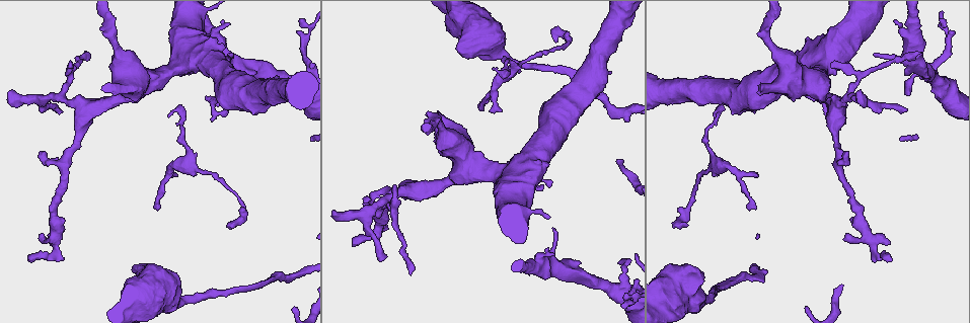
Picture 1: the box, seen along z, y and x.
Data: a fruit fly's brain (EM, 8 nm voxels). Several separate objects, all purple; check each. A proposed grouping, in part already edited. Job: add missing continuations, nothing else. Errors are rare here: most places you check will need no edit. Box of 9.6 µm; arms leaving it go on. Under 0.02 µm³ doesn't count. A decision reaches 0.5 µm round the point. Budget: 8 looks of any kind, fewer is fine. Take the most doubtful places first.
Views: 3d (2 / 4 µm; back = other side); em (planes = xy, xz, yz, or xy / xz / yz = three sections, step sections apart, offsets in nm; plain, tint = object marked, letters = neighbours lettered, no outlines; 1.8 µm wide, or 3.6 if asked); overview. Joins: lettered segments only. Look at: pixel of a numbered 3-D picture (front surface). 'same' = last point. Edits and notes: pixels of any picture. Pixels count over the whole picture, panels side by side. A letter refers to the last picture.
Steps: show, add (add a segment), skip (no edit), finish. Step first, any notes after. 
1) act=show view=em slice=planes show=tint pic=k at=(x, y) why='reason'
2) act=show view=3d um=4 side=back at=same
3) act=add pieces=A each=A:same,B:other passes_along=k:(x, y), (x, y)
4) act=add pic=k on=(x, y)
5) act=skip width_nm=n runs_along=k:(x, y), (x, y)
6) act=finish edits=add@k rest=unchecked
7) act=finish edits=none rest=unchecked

act=show view=3d um=2 pic=1 at=(86, 55) why='an open end'

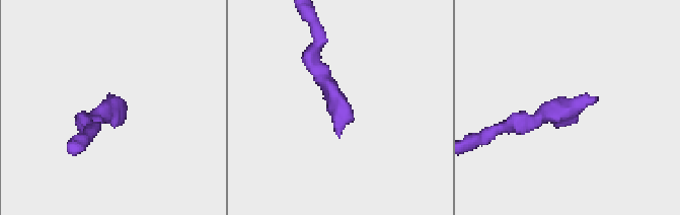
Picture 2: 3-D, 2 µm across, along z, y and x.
act=show view=em slice=xz step=4 show=tint pic=2 at=(108, 99) why='need the tissue'

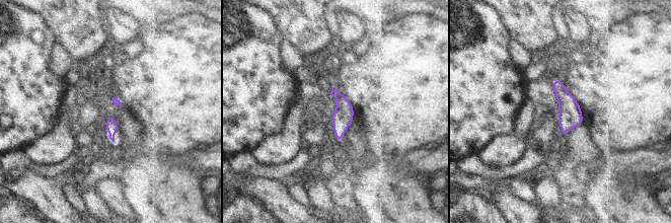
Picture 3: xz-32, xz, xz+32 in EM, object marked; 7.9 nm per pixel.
act=show view=em slice=xy step=16 show=letters at=same

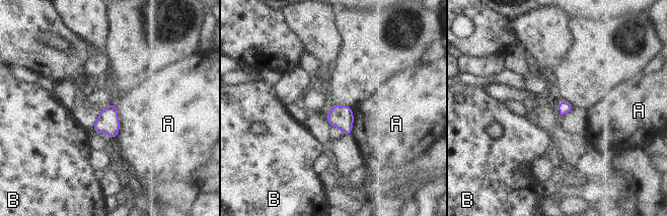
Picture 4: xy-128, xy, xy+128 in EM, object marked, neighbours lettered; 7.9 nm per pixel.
act=skip longest_contact=A:280nm each=A:other,B:other border=4:(113, 103), (119, 122), (116, 138) found='no lettered segment goes on from it'

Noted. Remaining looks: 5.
act=show view=em slice=planes show=letters pic=1 at=(555, 41) why='free end'

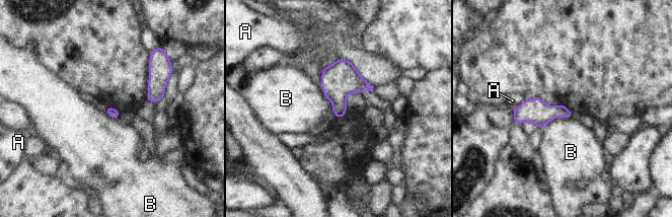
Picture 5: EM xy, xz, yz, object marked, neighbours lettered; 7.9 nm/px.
act=skip each=A:other,B:other border=5:(571, 115), (555, 117), (543, 128) found='no lettered segment goes on from it'

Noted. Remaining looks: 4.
act=show view=em slice=planes show=plain pic=1 at=(622, 259)

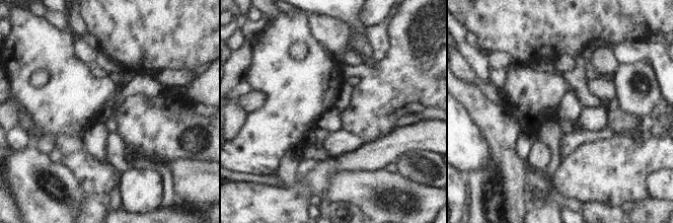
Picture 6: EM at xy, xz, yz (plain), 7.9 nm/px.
act=show view=em slice=planes show=letters at=same why='what lies round it'

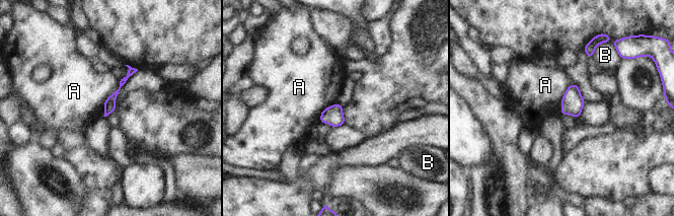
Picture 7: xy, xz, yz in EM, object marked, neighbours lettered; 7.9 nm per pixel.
act=skip each=A:other,B:other runs_along=7:(132, 70), (111, 97), (106, 112) found='none of them fits'

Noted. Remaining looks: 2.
act=show view=em slice=planes show=letters pic=1 at=(229, 54) why='thin end'

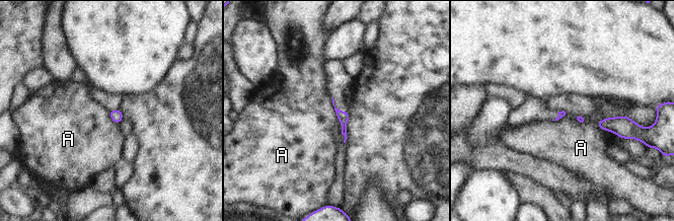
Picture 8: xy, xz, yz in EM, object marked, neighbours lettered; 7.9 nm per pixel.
act=skip each=A:other border=8:(596, 124), (600, 128), (615, 134) found='none of them fits'

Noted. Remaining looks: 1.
act=finish edits=none rest=unchecked

